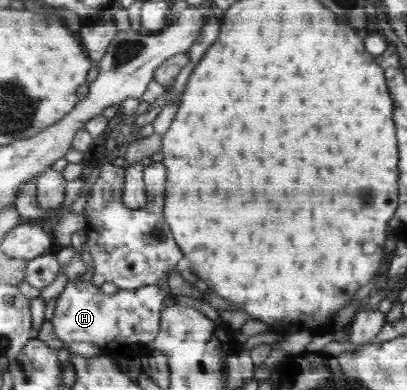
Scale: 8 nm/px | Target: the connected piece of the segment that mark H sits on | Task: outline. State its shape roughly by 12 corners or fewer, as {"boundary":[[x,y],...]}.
{"boundary":[[66,287],[50,322],[66,347],[153,349],[166,295]]}

